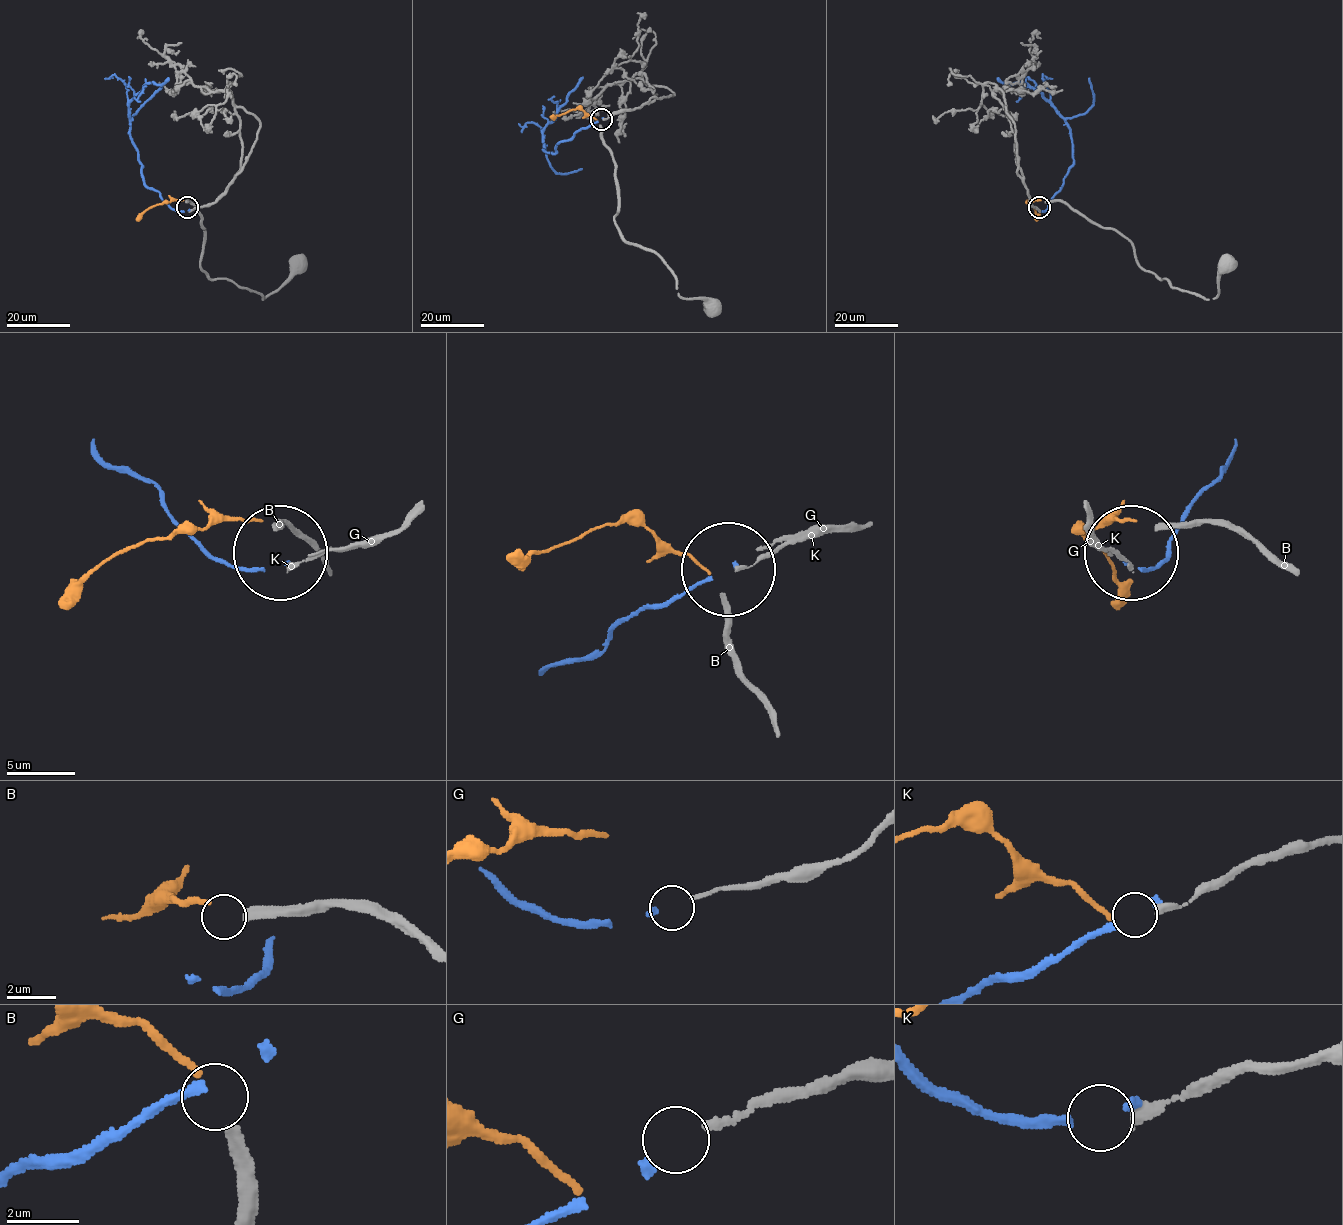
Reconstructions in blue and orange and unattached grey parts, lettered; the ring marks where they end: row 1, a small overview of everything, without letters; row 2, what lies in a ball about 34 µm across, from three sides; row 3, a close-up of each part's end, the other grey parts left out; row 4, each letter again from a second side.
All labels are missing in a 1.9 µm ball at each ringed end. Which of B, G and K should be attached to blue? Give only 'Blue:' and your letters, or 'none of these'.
Blue: G

